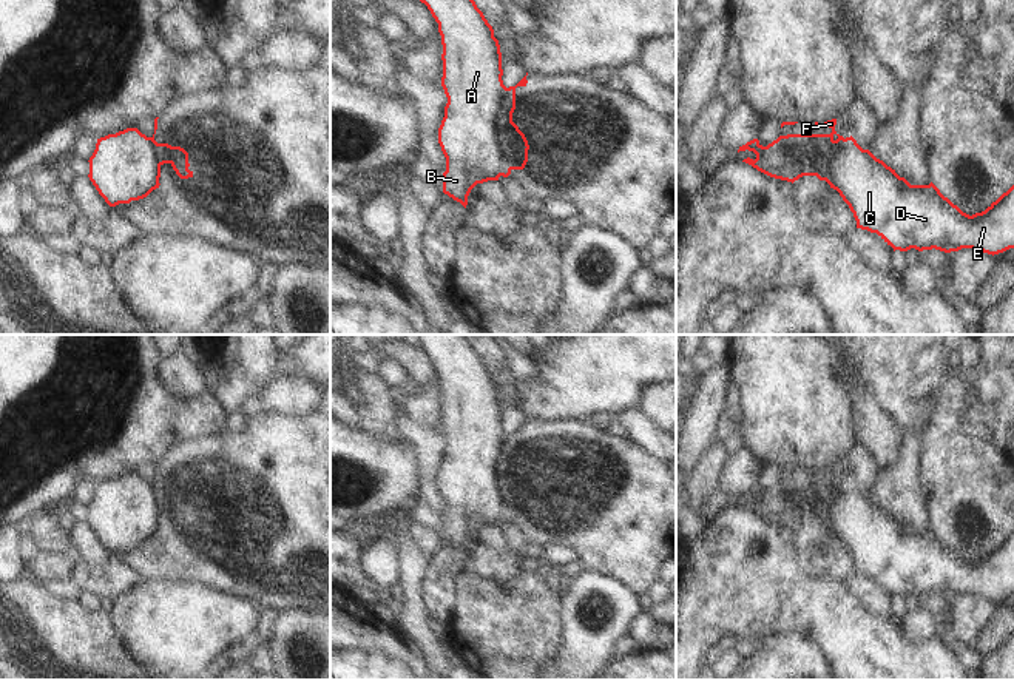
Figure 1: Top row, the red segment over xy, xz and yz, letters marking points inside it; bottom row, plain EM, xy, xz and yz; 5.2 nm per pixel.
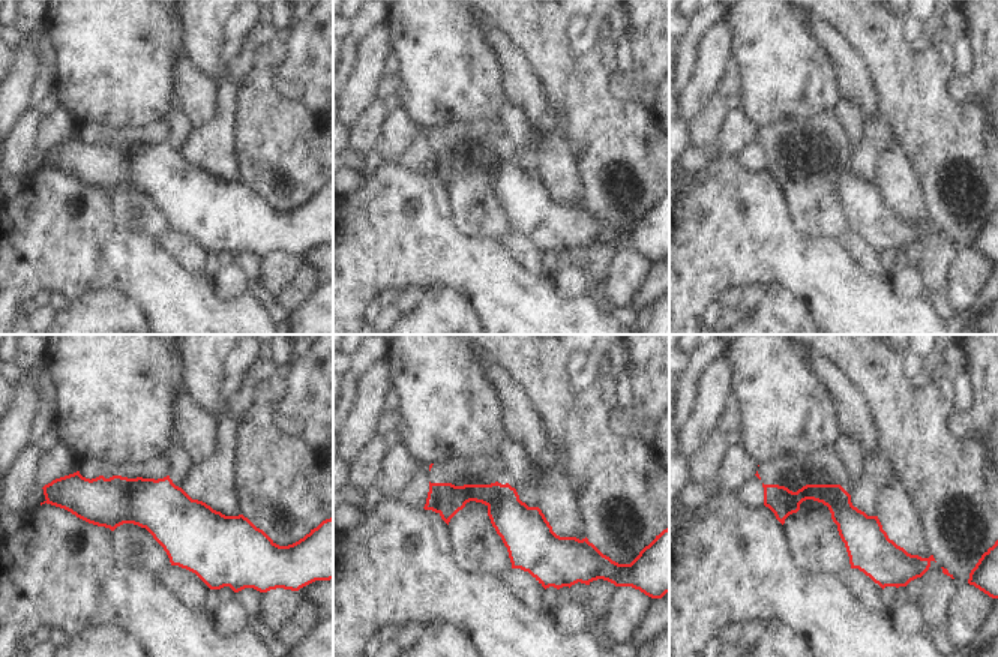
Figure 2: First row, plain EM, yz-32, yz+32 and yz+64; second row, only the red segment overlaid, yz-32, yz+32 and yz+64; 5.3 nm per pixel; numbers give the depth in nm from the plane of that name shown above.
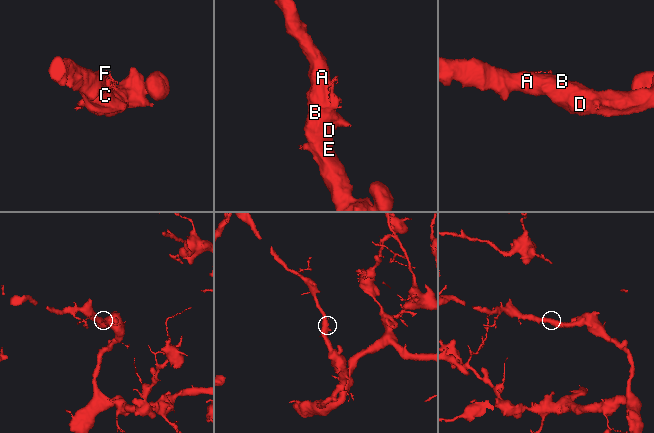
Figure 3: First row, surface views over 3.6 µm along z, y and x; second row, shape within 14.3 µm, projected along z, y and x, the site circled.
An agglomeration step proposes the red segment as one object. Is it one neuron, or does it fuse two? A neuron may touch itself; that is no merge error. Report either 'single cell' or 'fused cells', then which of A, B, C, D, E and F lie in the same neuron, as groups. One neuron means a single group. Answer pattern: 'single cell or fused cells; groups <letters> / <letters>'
fused cells; groups A B C D E / F

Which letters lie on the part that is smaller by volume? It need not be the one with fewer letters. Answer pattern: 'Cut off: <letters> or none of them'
Cut off: F.

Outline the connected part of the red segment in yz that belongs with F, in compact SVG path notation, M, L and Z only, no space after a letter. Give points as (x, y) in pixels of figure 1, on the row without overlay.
M837 464L827 466L824 470L832 475L830 480L787 480L778 483L782 490L793 497L798 506L801 517L796 518L796 526L803 521L816 521L827 527L827 523L821 520L820 504L832 500L837 489L844 483L835 476Z

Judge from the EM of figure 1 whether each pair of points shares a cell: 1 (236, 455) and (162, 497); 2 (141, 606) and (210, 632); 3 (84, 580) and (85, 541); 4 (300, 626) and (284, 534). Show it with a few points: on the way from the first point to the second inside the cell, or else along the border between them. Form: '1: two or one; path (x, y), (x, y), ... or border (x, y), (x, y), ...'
1: one; path (218, 474), (206, 486), (181, 489)
2: one; path (158, 620), (165, 625), (193, 625)
3: two; border (82, 557), (93, 565), (114, 562)
4: two; border (314, 611), (284, 609), (281, 612)

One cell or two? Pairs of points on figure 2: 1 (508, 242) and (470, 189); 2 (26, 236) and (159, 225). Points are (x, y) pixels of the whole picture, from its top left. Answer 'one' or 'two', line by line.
1: two
2: two

